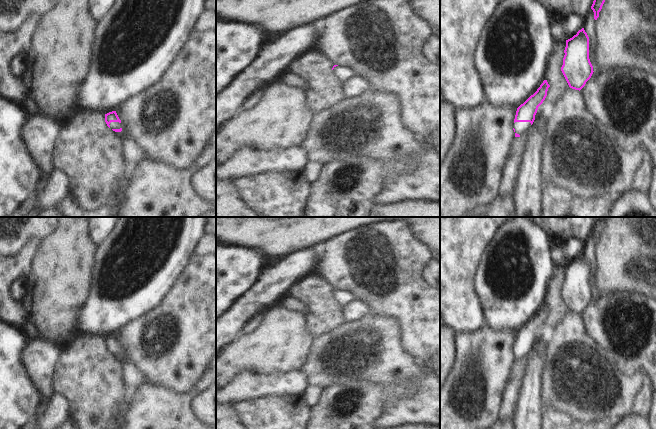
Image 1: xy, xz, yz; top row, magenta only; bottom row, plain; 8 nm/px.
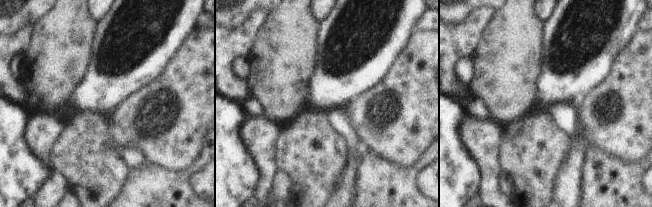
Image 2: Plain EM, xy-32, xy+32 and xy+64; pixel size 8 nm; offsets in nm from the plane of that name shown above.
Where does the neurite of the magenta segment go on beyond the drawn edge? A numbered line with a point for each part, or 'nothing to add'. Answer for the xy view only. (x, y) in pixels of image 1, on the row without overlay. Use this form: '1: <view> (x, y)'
1: xy (113, 349)

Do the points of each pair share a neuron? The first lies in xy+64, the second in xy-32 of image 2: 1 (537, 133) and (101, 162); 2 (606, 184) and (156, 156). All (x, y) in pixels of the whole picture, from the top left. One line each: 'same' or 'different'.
1: same
2: different

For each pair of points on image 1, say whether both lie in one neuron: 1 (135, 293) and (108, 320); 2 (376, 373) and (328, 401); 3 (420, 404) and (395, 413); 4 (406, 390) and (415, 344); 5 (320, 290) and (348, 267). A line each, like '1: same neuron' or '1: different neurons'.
1: same neuron
2: different neurons
3: same neuron
4: different neurons
5: different neurons

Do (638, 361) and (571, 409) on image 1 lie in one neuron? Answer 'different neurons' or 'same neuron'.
different neurons

